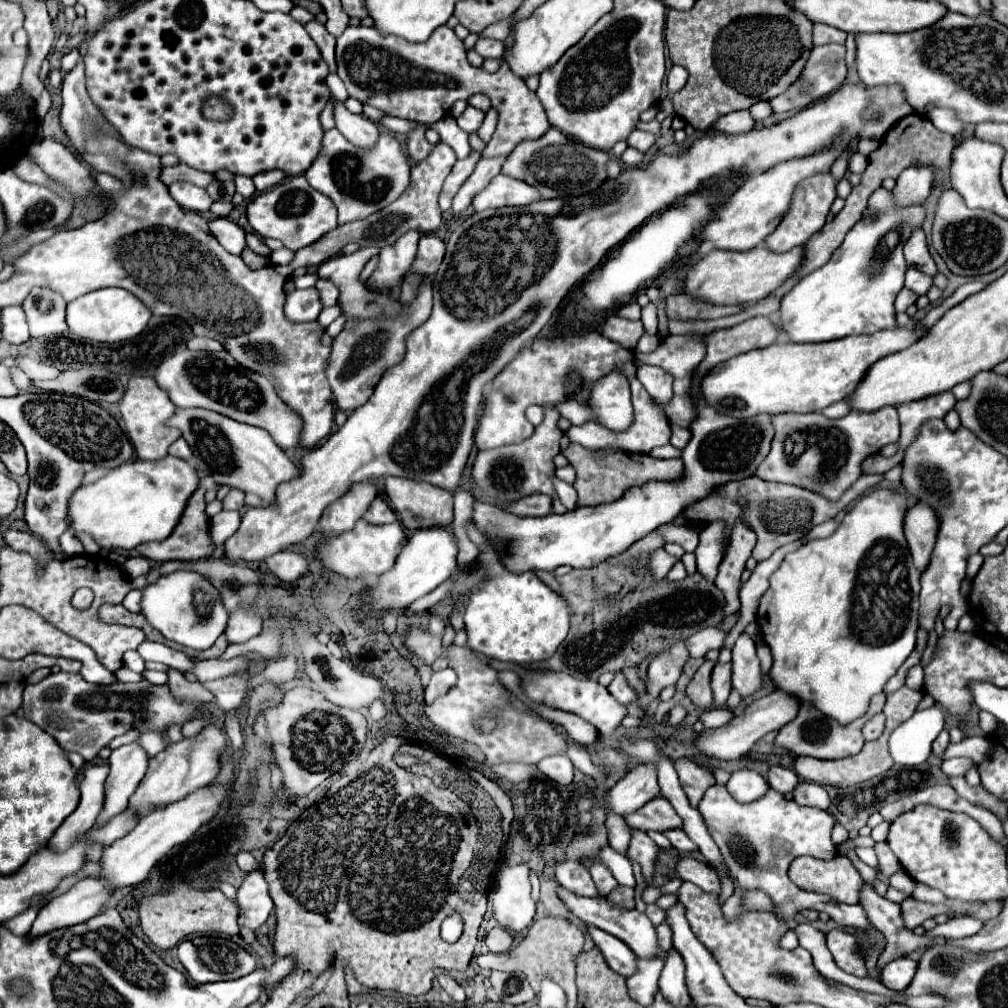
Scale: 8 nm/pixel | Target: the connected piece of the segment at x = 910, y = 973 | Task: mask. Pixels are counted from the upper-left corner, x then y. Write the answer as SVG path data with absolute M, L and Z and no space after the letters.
M897 958L897 960L889 962L881 970L881 982L887 988L903 992L913 982L915 972L917 972L917 962L915 960L911 960L911 958Z

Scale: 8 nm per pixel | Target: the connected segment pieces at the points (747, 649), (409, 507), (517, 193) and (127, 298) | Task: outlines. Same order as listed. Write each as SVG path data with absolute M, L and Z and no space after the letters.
M745 632L737 638L733 646L733 688L743 696L751 696L761 688L763 674L759 668L759 658L755 654L755 642Z
M389 476L385 480L387 496L391 500L393 510L397 512L399 522L407 530L419 530L419 528L433 528L433 526L449 526L453 520L453 496L449 492L443 492L441 488L435 488L431 484L407 480L407 478L393 478Z
M499 174L481 192L473 196L471 204L475 210L487 210L501 206L523 206L531 204L531 200L539 200L539 192L535 186Z
M99 288L95 292L87 292L67 304L69 332L83 336L83 338L97 340L97 342L131 340L131 338L139 336L139 332L143 332L149 318L151 318L151 312L147 310L147 306L123 288Z

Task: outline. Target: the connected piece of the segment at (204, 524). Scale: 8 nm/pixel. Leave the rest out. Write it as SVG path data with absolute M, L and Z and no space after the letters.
M199 486L197 492L193 492L193 496L189 498L183 516L177 524L177 528L171 532L171 536L167 540L161 542L145 542L137 548L137 552L153 562L167 562L167 560L199 560L203 556L211 556L215 550L215 544L209 538L209 518L205 516L205 488Z

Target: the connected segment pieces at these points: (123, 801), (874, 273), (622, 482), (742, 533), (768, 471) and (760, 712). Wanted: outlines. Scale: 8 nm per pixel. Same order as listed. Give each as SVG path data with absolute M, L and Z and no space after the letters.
M137 744L119 746L109 756L109 776L105 780L103 810L95 820L95 828L107 824L113 816L127 808L129 796L139 786L147 770L147 754Z
M877 188L871 198L869 206L877 210L878 220L865 224L857 222L847 232L843 244L833 252L831 260L821 266L819 270L807 274L801 282L797 282L791 292L787 292L781 300L779 308L779 340L783 342L825 342L825 340L839 340L851 334L873 334L885 328L897 328L895 320L895 298L903 288L903 276L907 270L903 258L903 244L907 242L913 228L923 224L925 210L923 206L909 206L899 208L891 204L891 192L885 188Z
M569 444L563 454L569 458L571 466L577 470L577 480L575 480L575 490L579 494L577 506L599 506L599 504L609 504L619 500L629 488L633 486L643 486L651 480L661 480L661 482L673 482L683 478L683 462L677 460L659 460L653 456L645 454L631 454L631 452L617 452L609 454L607 458L597 458L595 452L585 450L579 444Z
M737 522L733 528L733 534L731 534L729 550L727 550L727 554L719 566L719 574L715 578L715 586L725 596L725 606L723 606L725 618L739 610L739 586L741 586L739 578L745 570L745 562L751 556L753 546L755 546L753 530L747 528L743 522Z
M881 408L879 412L849 412L847 416L839 420L829 420L823 414L783 414L773 416L773 428L775 436L771 442L771 452L757 468L757 476L771 482L783 482L793 484L805 490L811 490L815 494L825 496L827 500L839 500L843 492L861 476L861 462L869 456L879 452L885 444L899 440L899 414L895 408Z
M775 690L769 696L755 700L753 704L747 706L747 710L739 716L735 716L731 720L731 724L721 726L721 728L713 728L713 730L703 730L701 734L697 734L697 738L691 742L699 754L707 756L707 758L715 758L715 760L737 760L741 756L745 756L753 744L763 738L767 732L779 730L783 724L791 722L799 712L799 700L795 700L793 696Z

